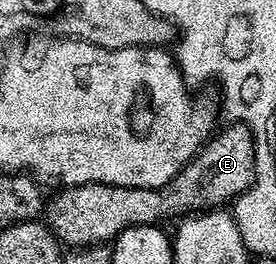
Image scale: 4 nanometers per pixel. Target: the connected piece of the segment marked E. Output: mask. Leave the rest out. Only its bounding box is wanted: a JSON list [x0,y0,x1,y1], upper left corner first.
[44,123,257,247]

